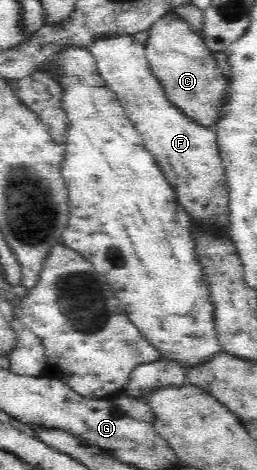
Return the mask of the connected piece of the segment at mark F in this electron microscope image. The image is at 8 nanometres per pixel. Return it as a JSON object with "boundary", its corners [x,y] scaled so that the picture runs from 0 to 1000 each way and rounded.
{"boundary":[[[510,77],[432,79],[432,83],[374,87],[346,111],[366,121],[366,138],[393,170],[409,174],[409,183],[482,230],[490,245],[545,285],[564,319],[588,326],[638,368],[646,383],[673,396],[689,413],[689,428],[735,457],[751,485],[767,494],[802,496],[802,500],[825,504],[829,511],[856,513],[856,517],[868,517],[872,511],[903,511],[883,362],[875,349],[868,349],[868,332],[860,332],[840,279],[759,264],[755,257],[712,247],[650,213],[626,177],[611,170],[580,138],[564,91],[556,94]]]}

